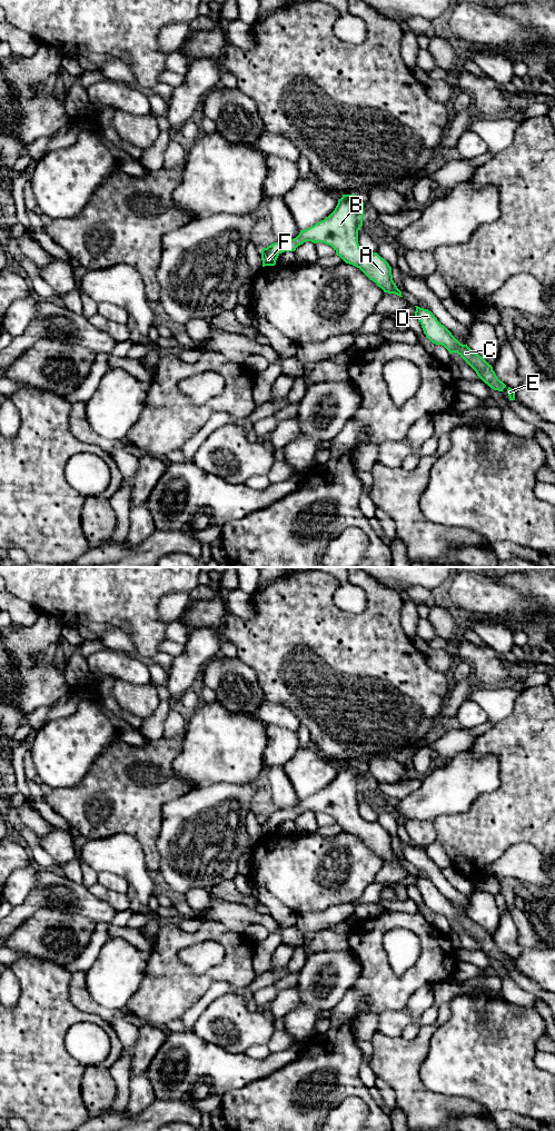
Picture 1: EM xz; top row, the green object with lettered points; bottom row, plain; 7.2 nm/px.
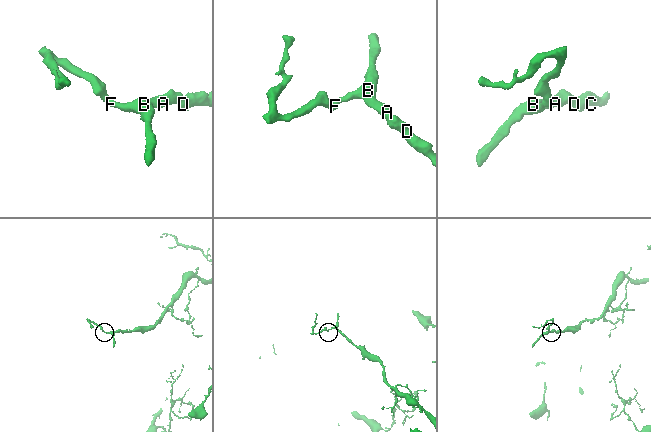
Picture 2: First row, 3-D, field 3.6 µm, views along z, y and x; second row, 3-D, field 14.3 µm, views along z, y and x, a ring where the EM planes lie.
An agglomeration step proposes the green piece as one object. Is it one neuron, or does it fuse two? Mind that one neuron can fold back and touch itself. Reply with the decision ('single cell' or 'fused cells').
single cell

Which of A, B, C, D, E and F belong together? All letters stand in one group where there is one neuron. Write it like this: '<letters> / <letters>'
A B C D E F

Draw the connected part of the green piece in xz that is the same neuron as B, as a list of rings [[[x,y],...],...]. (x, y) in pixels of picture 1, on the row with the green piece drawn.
[[[343,195],[338,200],[335,210],[326,217],[324,220],[315,224],[314,226],[300,230],[299,235],[290,240],[279,240],[274,242],[267,248],[261,249],[262,267],[275,266],[278,256],[285,251],[295,251],[296,248],[306,241],[314,244],[324,242],[331,246],[336,250],[336,255],[339,256],[346,264],[353,265],[359,268],[370,280],[377,284],[384,292],[395,294],[399,297],[402,291],[397,288],[393,280],[392,267],[381,258],[377,252],[368,252],[360,248],[358,244],[358,230],[363,226],[364,219],[364,202],[355,195]]]

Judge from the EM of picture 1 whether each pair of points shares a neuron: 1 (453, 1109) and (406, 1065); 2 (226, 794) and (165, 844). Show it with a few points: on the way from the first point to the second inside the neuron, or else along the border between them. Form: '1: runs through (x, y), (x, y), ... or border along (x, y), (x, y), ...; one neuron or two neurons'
1: runs through (438, 1109), (407, 1080); one neuron
2: runs through (210, 810), (182, 836), (179, 836); one neuron

